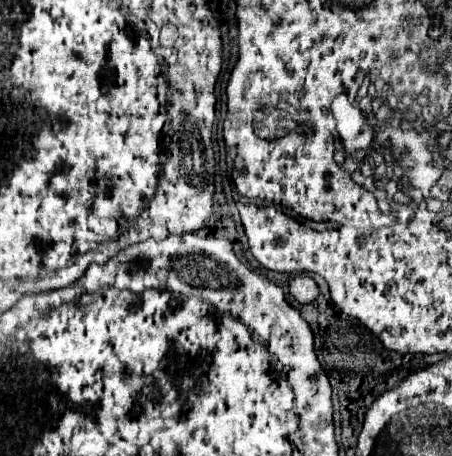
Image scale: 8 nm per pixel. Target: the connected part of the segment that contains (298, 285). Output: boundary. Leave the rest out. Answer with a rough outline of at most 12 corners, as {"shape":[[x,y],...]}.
{"shape":[[308,274],[290,280],[290,294],[300,304],[318,298],[320,288]]}

